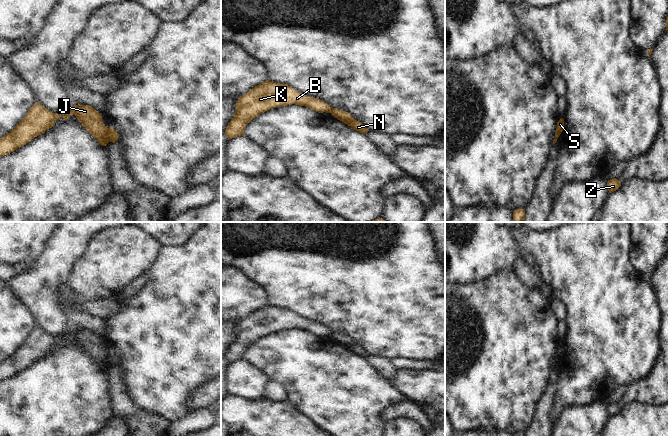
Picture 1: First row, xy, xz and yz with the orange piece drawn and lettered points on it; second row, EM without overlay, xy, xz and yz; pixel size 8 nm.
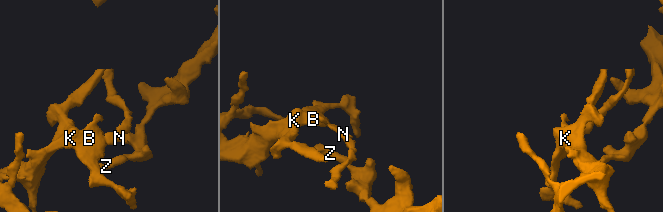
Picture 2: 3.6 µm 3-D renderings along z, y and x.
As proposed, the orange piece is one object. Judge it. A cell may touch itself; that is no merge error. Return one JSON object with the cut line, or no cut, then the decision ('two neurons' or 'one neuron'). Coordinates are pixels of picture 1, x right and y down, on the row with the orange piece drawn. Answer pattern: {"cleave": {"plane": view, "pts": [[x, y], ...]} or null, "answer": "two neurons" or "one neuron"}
{"cleave": {"plane": "xy", "pts": [[107, 128], [107, 138], [109, 140]]}, "answer": "two neurons"}

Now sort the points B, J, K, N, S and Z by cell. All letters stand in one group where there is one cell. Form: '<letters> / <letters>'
B J K Z / N S

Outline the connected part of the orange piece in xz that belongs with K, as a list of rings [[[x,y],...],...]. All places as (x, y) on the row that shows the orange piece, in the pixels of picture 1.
[[[266,80],[238,98],[235,115],[225,130],[226,136],[228,139],[244,136],[246,125],[256,116],[270,109],[291,104],[305,106],[318,113],[331,113],[332,110],[319,98],[304,95],[287,84]]]

